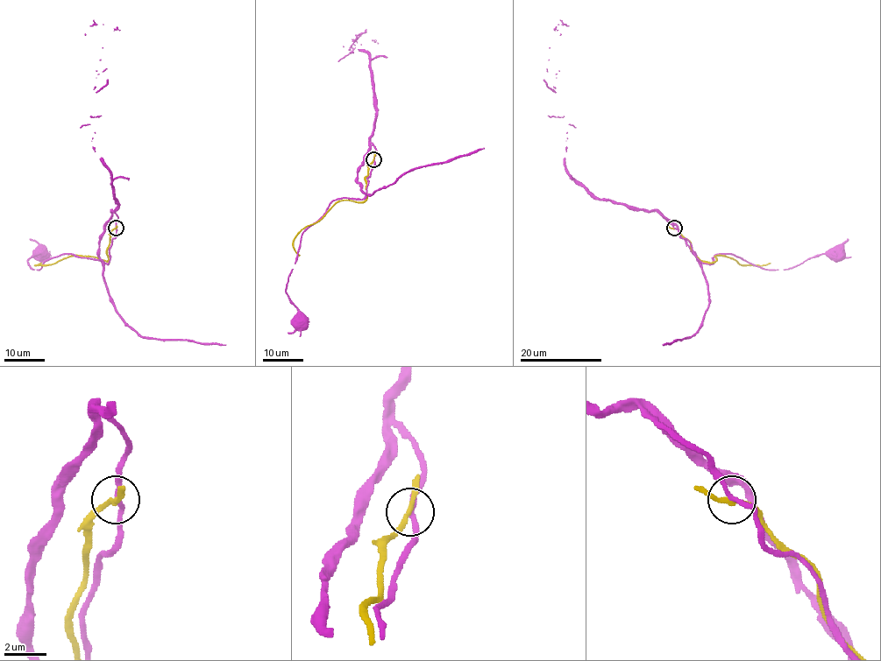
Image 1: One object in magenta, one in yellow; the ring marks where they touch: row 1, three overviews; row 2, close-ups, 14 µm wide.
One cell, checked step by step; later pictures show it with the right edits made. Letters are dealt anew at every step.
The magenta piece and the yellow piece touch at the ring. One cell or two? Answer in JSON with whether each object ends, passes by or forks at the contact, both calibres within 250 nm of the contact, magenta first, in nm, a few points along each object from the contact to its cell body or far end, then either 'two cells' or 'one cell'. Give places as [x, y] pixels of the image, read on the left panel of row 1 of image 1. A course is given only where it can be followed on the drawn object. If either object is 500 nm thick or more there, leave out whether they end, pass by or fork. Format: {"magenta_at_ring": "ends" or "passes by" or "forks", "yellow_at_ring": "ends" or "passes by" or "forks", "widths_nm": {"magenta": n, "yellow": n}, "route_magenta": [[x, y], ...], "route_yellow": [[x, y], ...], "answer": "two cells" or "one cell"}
{"magenta_at_ring": "passes by", "yellow_at_ring": "passes by", "widths_nm": {"magenta": 200, "yellow": 200}, "route_magenta": [[116, 228], [109, 263], [60, 254], [37, 270], [28, 260], [40, 251]], "route_yellow": [[116, 228], [110, 234], [109, 262], [80, 256], [64, 257], [54, 263], [35, 265], [41, 263]], "answer": "two cells"}

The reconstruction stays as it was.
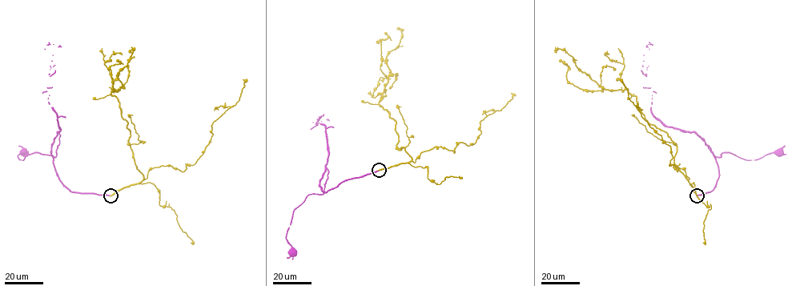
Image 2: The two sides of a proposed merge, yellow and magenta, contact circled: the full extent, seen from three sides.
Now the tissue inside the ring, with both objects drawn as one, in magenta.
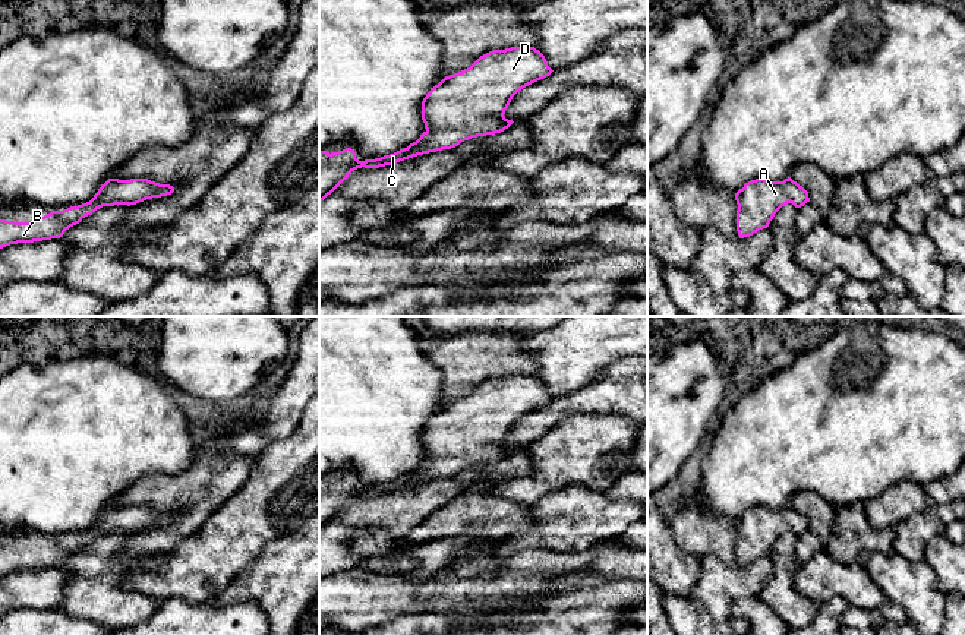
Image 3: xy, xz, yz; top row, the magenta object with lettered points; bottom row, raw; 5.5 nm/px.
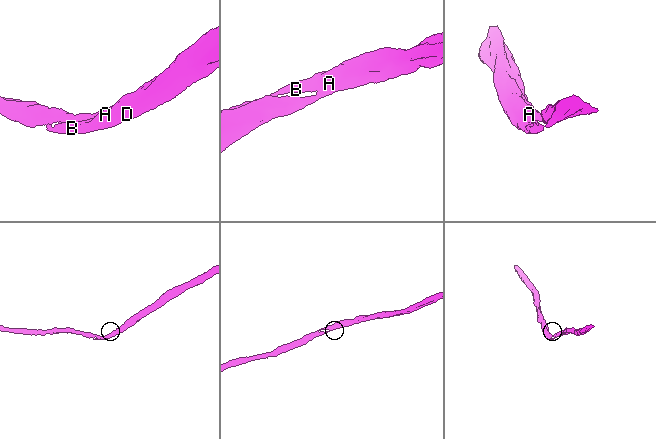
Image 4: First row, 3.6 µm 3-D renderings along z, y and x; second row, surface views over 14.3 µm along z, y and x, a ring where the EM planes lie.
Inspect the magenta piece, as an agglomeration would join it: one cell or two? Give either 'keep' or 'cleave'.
keep

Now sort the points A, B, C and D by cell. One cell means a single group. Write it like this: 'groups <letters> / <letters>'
groups A B C D

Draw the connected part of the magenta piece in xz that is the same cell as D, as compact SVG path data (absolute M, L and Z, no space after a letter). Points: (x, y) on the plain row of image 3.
M511 375L489 379L470 395L445 404L423 426L422 448L426 458L407 476L366 489L359 489L351 476L332 481L319 478L319 536L357 496L392 493L455 476L472 465L504 459L514 451L504 443L513 424L552 399L534 375Z

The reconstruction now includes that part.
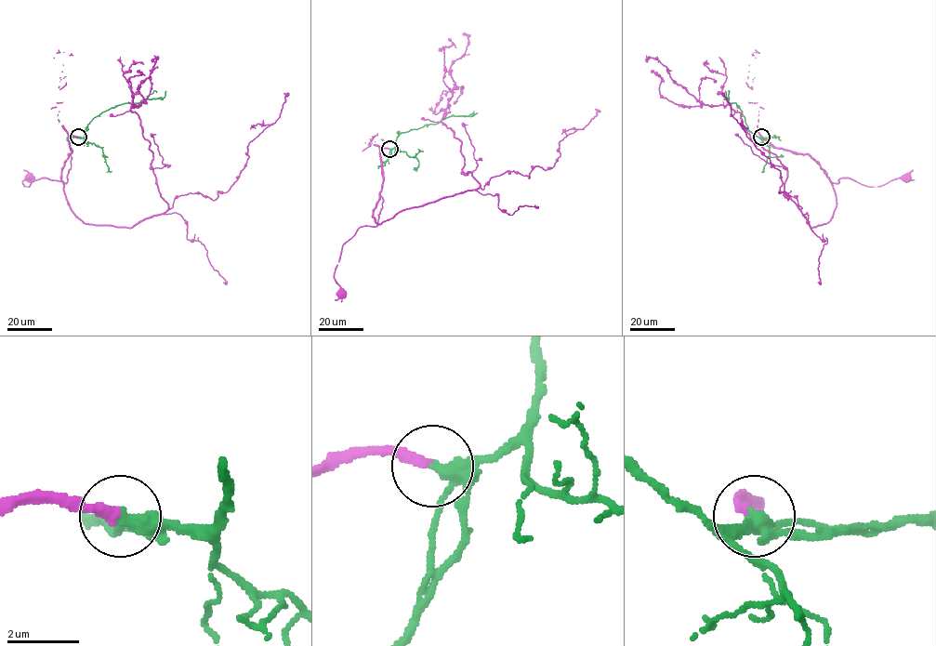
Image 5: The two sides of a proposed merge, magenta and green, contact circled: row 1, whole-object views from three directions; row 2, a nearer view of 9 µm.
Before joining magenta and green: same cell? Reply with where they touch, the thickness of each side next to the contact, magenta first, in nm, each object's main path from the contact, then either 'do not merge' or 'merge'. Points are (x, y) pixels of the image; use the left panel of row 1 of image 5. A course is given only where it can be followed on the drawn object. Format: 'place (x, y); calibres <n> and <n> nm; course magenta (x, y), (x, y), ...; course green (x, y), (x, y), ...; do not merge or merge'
place (78, 137); calibres 260 and 320 nm; course magenta (77, 137), (69, 138), (72, 159), (66, 183), (40, 177), (28, 187), (22, 181), (29, 177); course green (77, 137), (83, 137), (89, 123), (102, 112), (126, 103), (163, 98), (165, 91); merge

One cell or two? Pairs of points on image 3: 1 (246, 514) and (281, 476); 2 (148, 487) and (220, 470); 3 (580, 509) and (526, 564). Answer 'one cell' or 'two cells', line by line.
1: one cell
2: one cell
3: two cells

